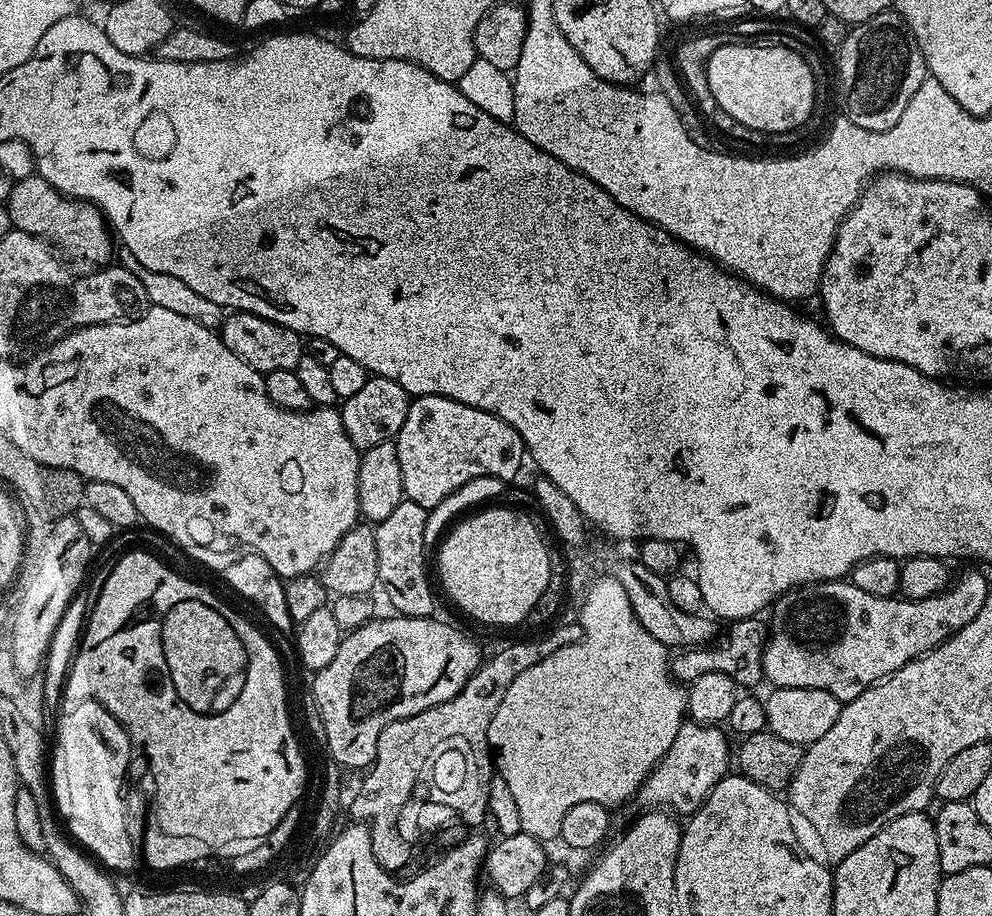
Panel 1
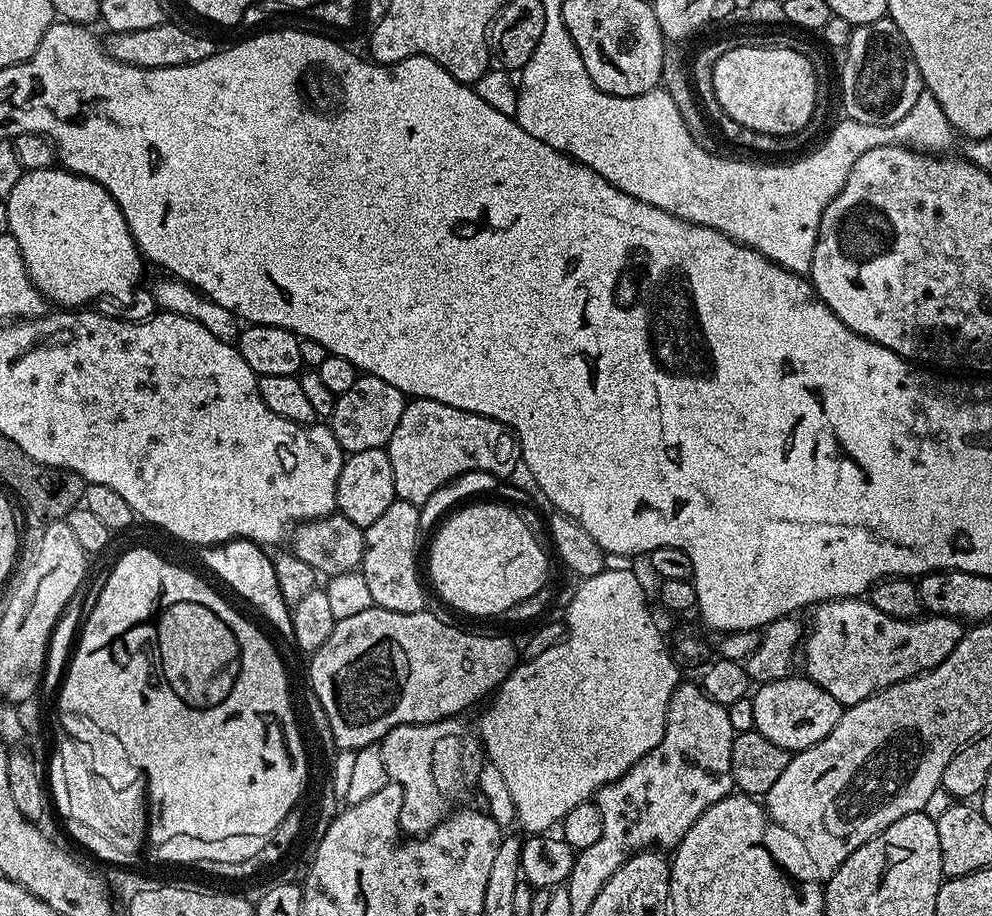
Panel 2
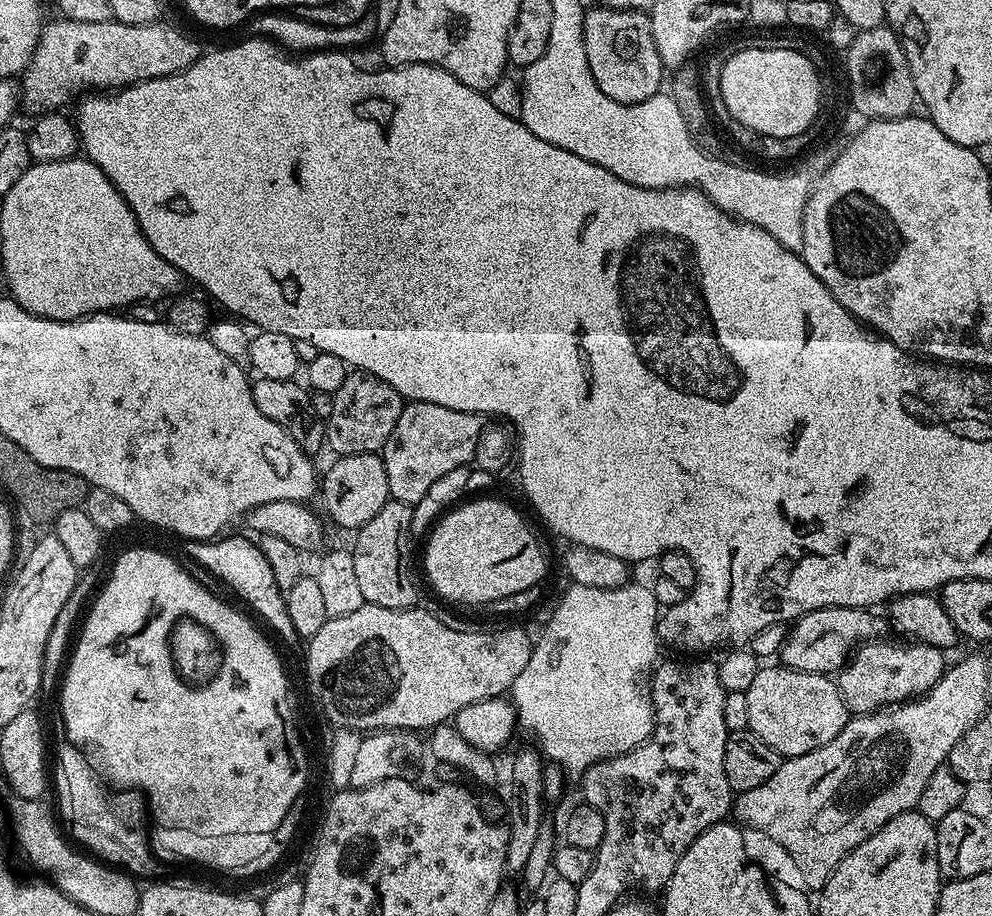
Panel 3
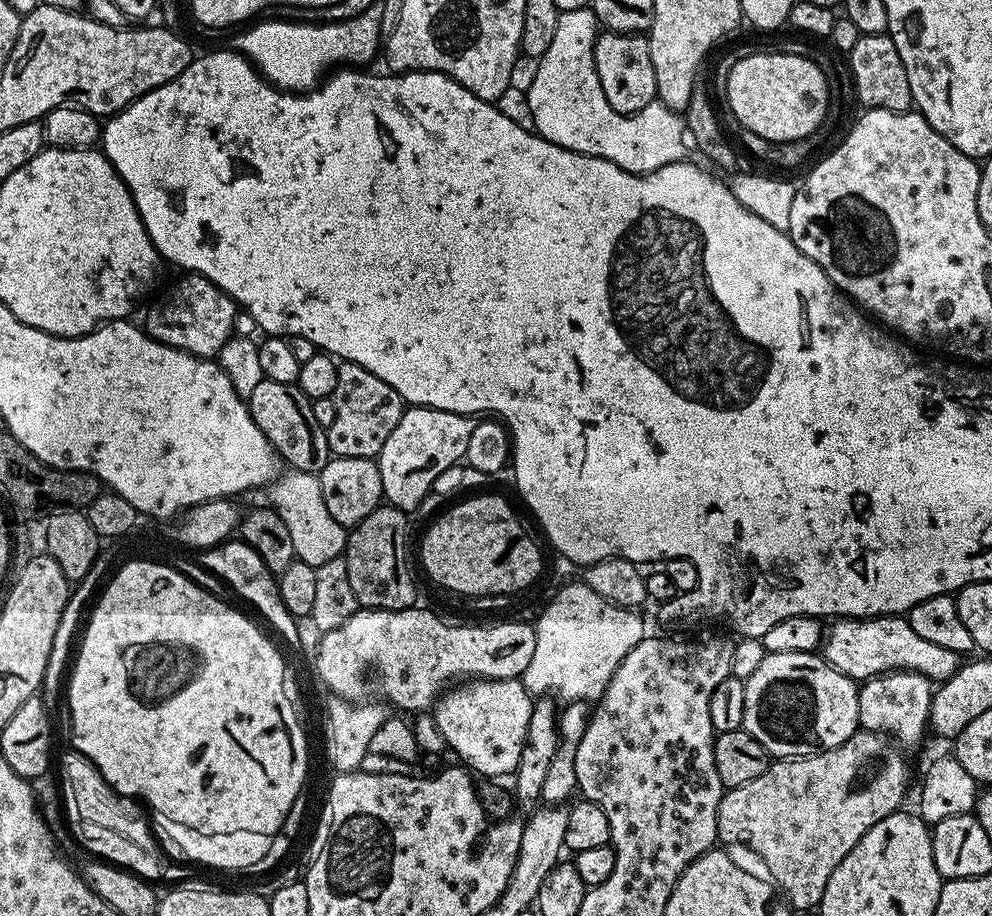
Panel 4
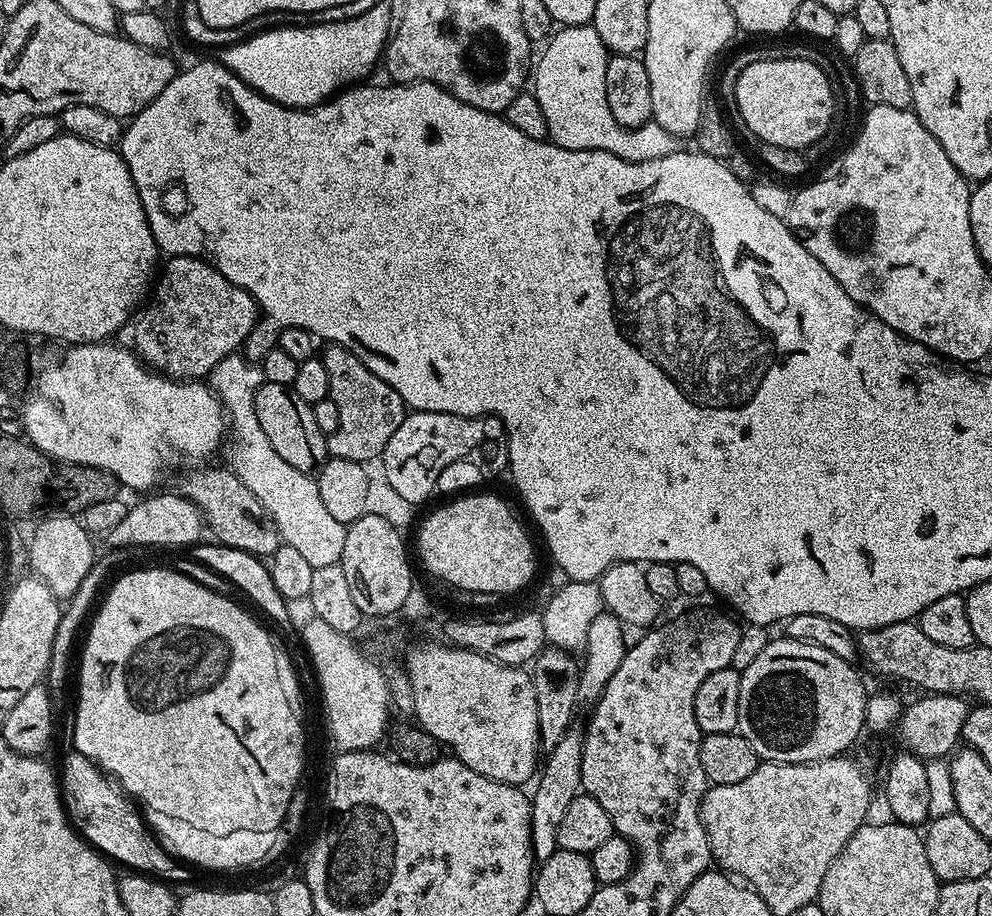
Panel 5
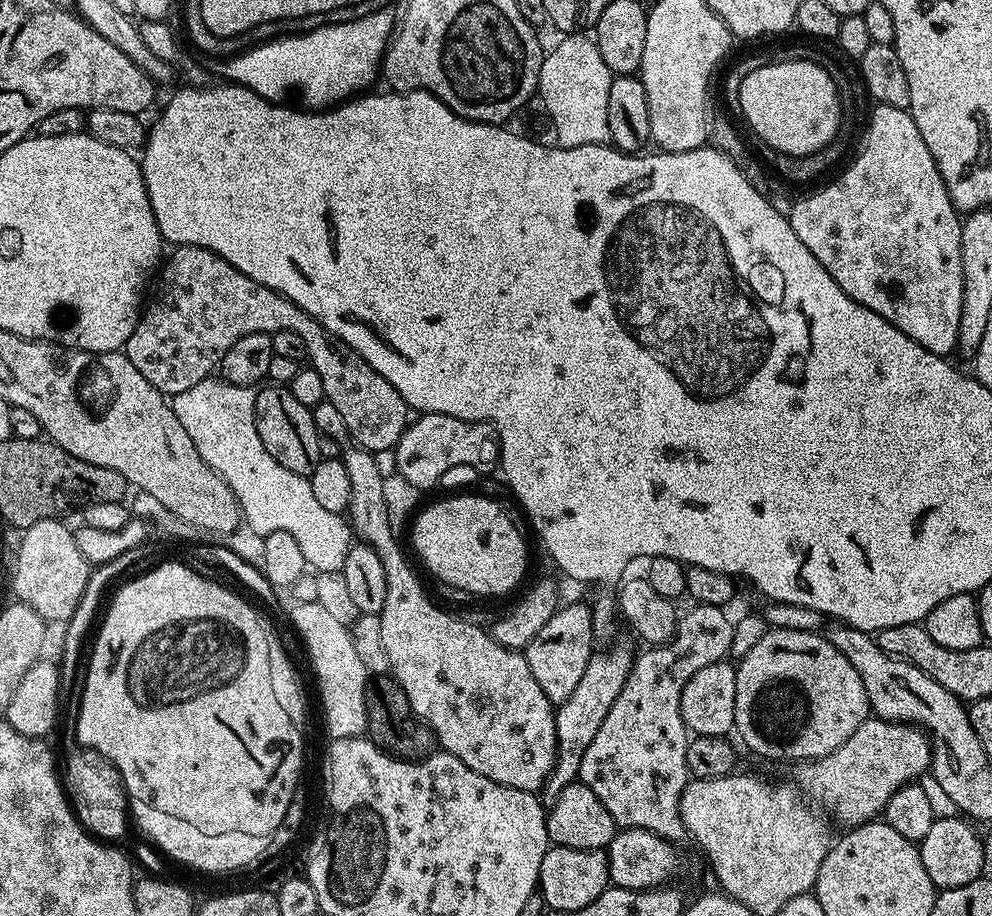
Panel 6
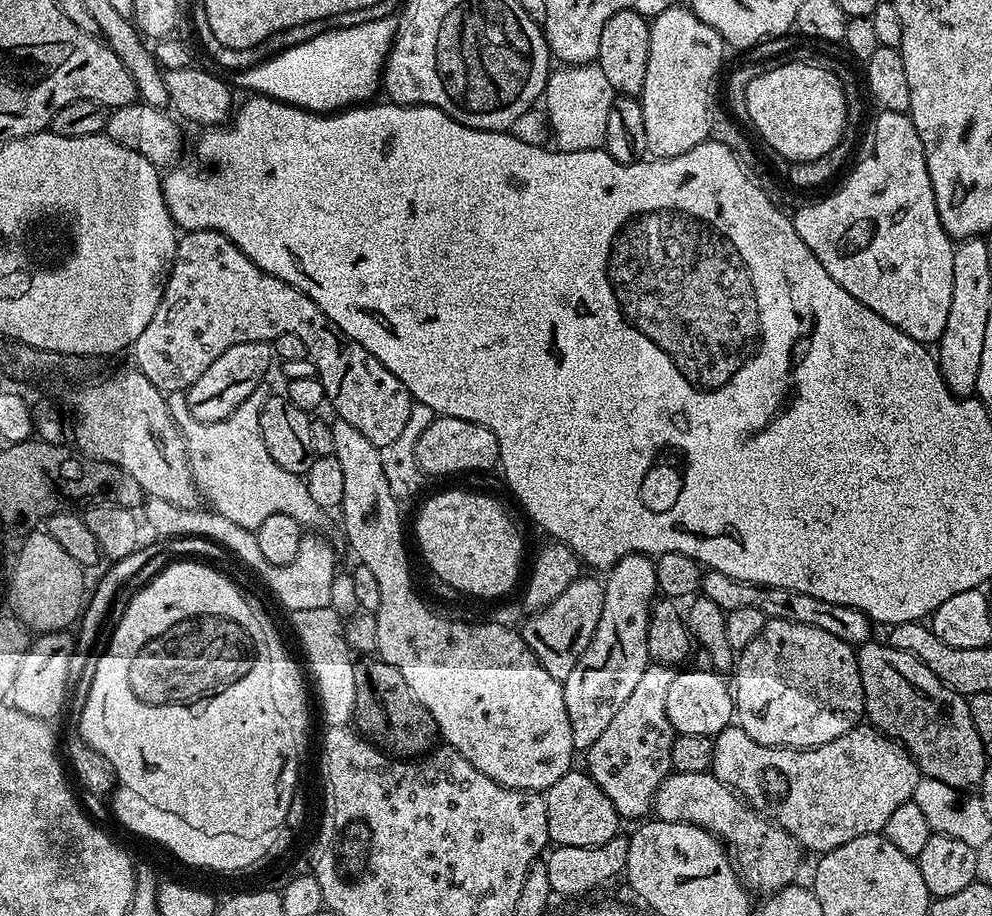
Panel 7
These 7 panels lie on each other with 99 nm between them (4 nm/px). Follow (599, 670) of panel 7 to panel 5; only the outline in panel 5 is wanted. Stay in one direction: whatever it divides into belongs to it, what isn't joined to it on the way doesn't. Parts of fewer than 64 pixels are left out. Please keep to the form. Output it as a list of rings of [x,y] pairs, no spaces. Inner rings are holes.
[[[579,727],[569,728],[566,734],[558,741],[558,746],[547,749],[545,758],[542,760],[542,767],[538,772],[540,785],[536,788],[536,793],[532,792],[530,799],[532,813],[530,814],[530,834],[532,835],[532,854],[537,861],[543,862],[550,858],[558,849],[558,826],[562,826],[562,817],[566,814],[566,809],[570,807],[570,802],[581,795],[582,789],[582,750],[584,749],[584,732]]]

